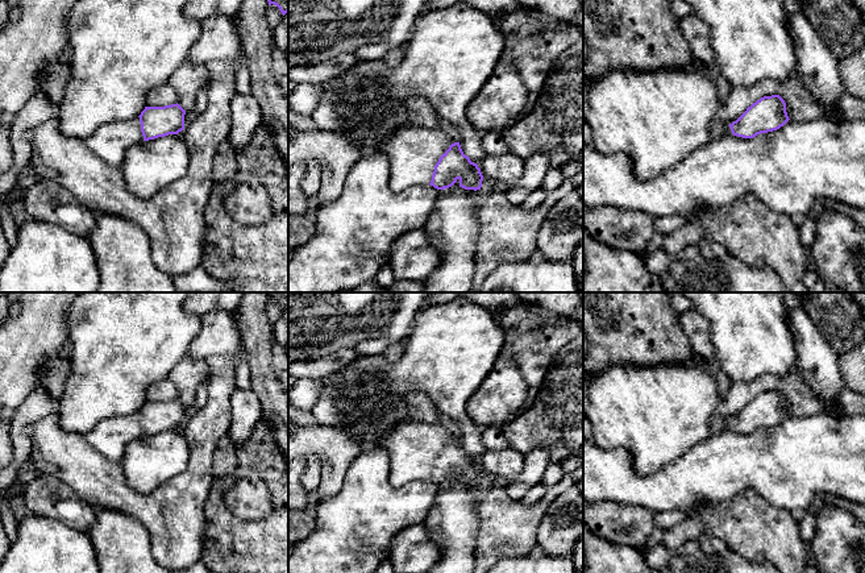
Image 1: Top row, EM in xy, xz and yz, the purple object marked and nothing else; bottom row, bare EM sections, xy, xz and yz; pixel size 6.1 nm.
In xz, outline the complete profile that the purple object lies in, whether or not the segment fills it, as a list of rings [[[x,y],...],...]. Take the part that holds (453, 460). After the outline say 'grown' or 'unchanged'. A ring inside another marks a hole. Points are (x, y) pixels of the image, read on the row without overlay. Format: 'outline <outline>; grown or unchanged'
outline [[[441,423],[398,424],[378,444],[390,456],[388,479],[394,487],[411,481],[452,482],[457,476],[465,485],[481,485],[483,470]]]; grown

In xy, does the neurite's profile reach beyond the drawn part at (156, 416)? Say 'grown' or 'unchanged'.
grown

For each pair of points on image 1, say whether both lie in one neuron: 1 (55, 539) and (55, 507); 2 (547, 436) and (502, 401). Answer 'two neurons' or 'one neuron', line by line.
1: two neurons
2: two neurons

